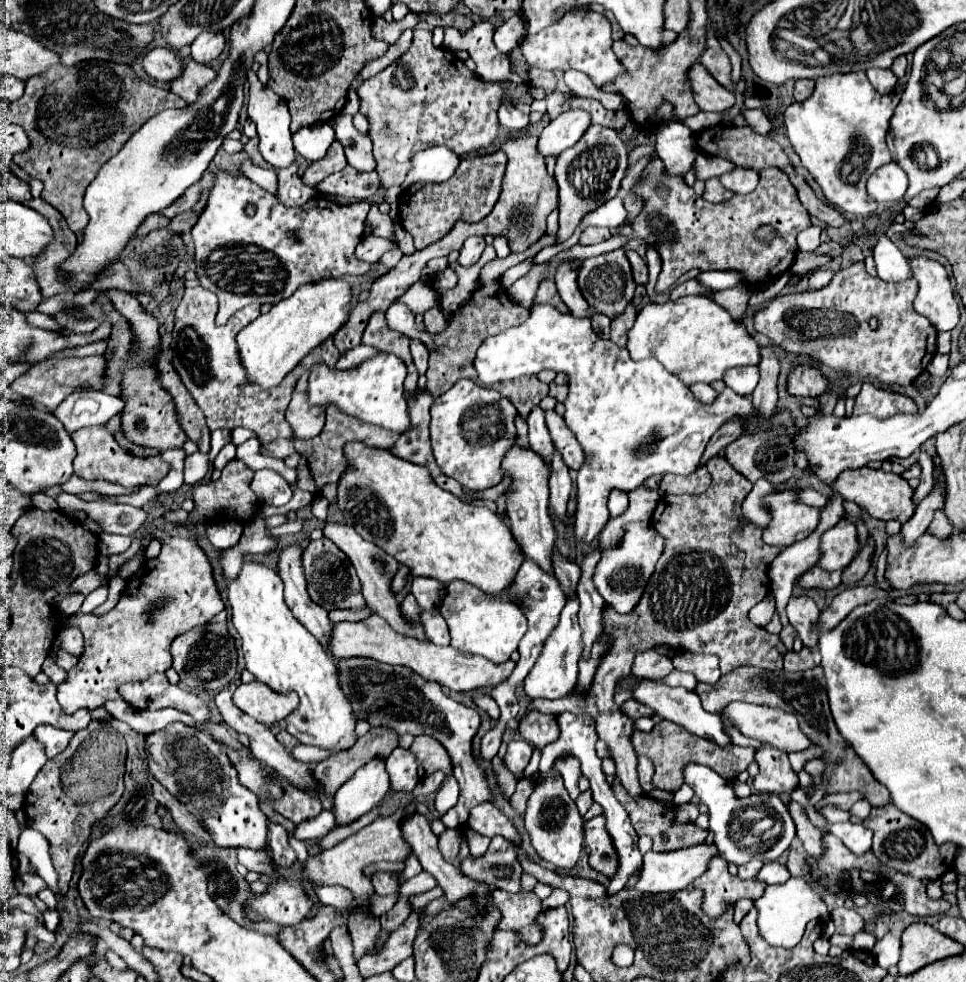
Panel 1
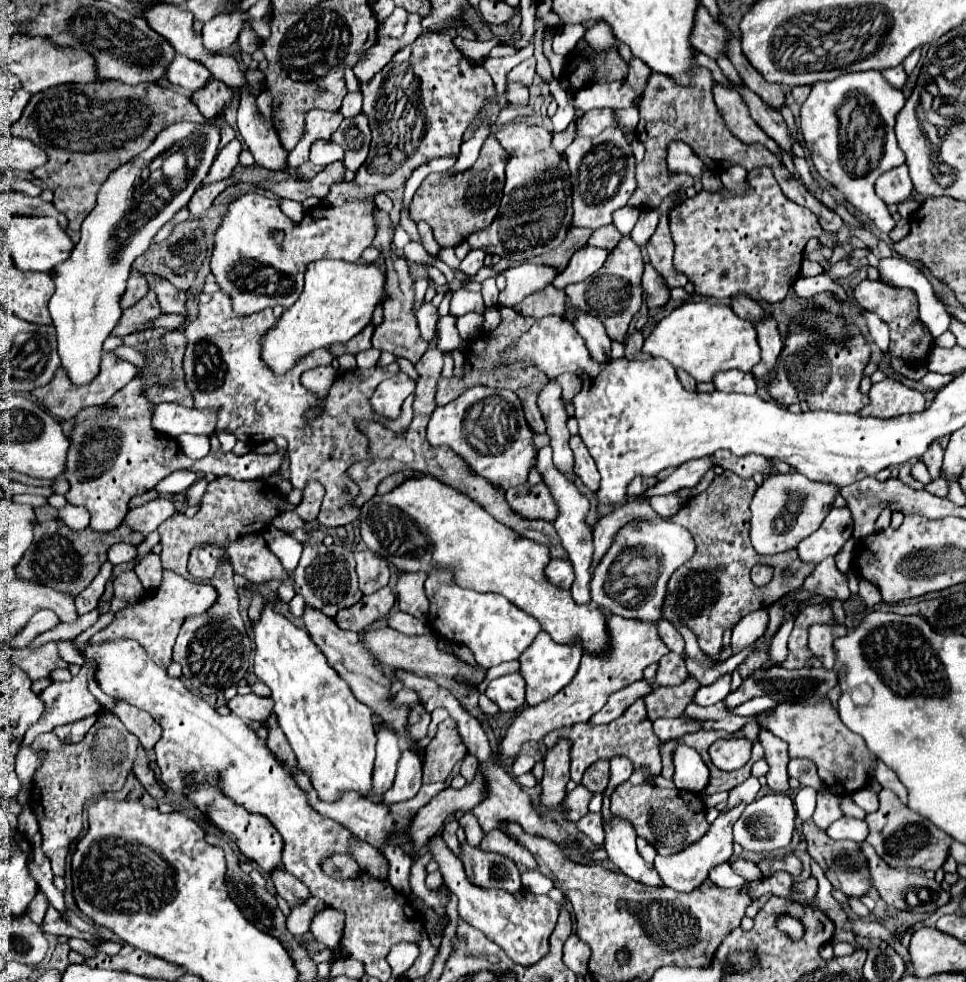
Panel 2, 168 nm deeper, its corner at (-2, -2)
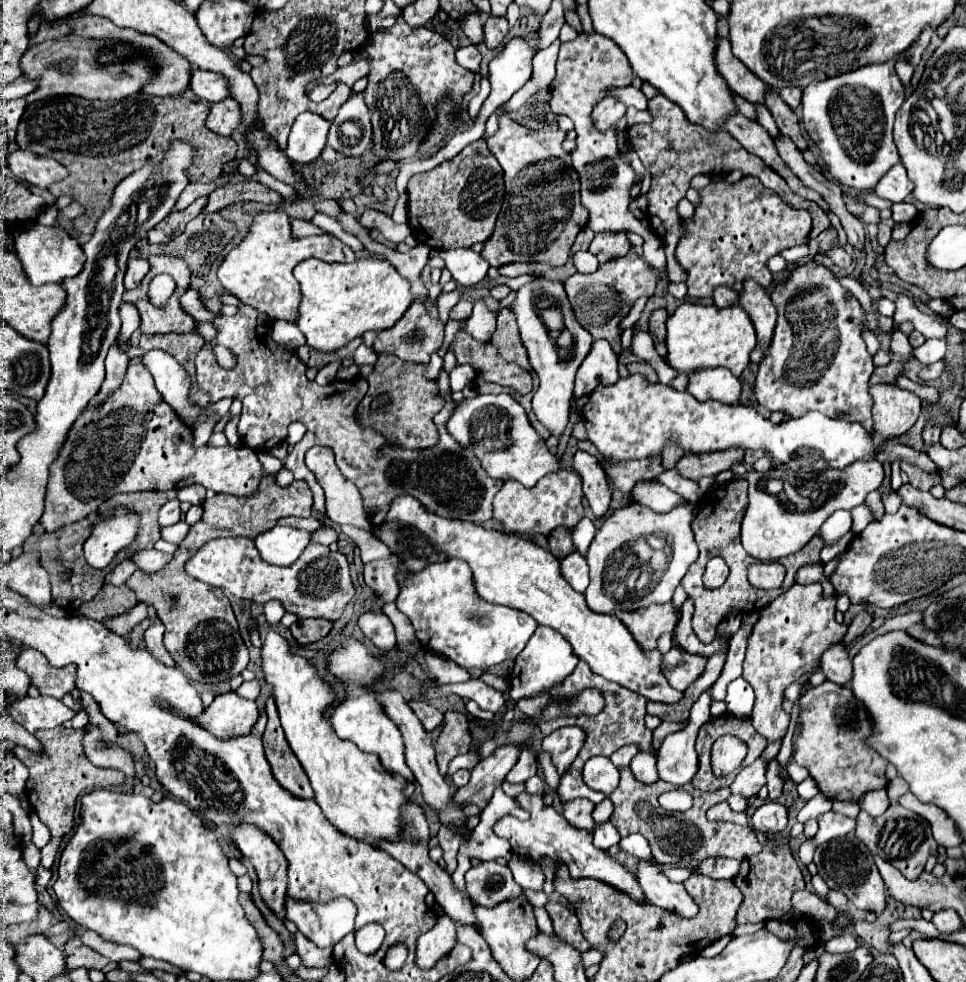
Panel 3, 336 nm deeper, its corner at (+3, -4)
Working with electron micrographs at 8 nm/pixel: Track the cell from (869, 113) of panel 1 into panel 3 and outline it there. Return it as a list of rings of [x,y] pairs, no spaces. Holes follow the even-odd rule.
[[[895,61],[866,65],[810,83],[802,95],[802,123],[822,155],[826,171],[840,185],[860,193],[870,193],[874,185],[900,163],[898,149],[892,141],[892,123],[904,103],[904,85],[894,71]]]

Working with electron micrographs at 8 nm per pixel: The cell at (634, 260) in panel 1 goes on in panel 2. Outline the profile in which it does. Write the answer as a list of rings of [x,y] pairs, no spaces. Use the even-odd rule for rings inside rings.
[[[649,263],[645,267],[645,275],[643,275],[643,291],[647,295],[649,309],[663,307],[669,301],[669,287],[667,287],[665,279]]]

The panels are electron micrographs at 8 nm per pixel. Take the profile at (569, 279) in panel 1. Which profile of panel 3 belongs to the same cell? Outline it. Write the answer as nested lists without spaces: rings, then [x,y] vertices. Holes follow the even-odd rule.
[[[594,339],[592,349],[588,351],[586,359],[582,361],[578,373],[576,373],[576,387],[574,387],[574,397],[572,397],[572,413],[570,413],[570,425],[566,429],[566,437],[559,441],[556,455],[561,457],[564,453],[572,425],[580,419],[580,413],[574,409],[574,401],[578,397],[588,395],[596,385],[610,385],[618,381],[618,355],[612,351],[610,343],[606,339]]]

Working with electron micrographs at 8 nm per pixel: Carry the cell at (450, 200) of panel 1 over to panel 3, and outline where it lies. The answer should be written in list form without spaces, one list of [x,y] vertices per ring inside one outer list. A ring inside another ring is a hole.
[[[480,139],[466,145],[454,159],[408,181],[408,223],[412,235],[436,251],[470,247],[490,237],[502,199],[502,167],[486,147],[486,141]]]

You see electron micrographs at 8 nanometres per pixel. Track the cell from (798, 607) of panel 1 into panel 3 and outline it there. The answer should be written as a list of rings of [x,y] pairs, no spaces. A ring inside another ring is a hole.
[[[844,643],[830,645],[822,655],[822,673],[826,679],[842,685],[852,677],[852,661],[848,659],[848,649]]]

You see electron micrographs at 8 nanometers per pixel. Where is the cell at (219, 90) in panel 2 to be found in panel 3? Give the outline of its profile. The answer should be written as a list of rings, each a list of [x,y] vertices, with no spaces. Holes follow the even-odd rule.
[[[224,99],[218,103],[210,103],[210,113],[206,119],[206,127],[220,133],[220,135],[232,135],[234,129],[238,129],[240,113],[238,103],[234,99]]]

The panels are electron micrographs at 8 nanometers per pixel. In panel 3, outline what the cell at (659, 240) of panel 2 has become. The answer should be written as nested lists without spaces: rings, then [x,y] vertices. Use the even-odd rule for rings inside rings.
[[[658,93],[656,97],[652,97],[648,101],[648,113],[652,115],[652,123],[640,123],[640,125],[632,125],[628,129],[628,137],[630,143],[634,145],[642,165],[648,169],[652,181],[650,181],[650,189],[648,189],[648,219],[652,229],[656,231],[656,235],[660,237],[664,249],[666,249],[666,271],[668,271],[668,279],[672,283],[680,283],[686,281],[686,271],[678,265],[676,257],[674,257],[674,249],[680,237],[680,229],[678,229],[678,221],[680,215],[676,211],[678,201],[686,195],[686,191],[690,188],[690,179],[698,173],[708,173],[708,175],[724,175],[728,171],[740,169],[744,175],[754,175],[758,177],[766,187],[770,187],[774,193],[780,195],[782,201],[786,201],[790,207],[800,207],[806,209],[812,215],[812,233],[810,237],[820,235],[824,229],[830,227],[830,221],[826,217],[826,213],[808,199],[798,197],[796,193],[790,191],[790,187],[786,185],[786,181],[774,173],[774,169],[770,169],[768,165],[762,163],[760,157],[748,153],[744,147],[740,147],[736,143],[736,139],[724,131],[722,127],[718,131],[708,131],[702,125],[694,125],[690,121],[686,121],[686,115],[682,113],[682,109],[670,101],[668,97],[664,97],[662,93]],[[718,149],[718,151],[716,151]]]

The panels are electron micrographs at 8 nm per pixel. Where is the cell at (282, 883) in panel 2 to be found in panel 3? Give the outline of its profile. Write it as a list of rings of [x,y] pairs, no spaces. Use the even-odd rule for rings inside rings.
[[[286,895],[284,911],[286,919],[294,921],[296,927],[322,949],[332,949],[346,933],[354,931],[356,909],[346,897],[336,897],[328,903],[308,903]]]

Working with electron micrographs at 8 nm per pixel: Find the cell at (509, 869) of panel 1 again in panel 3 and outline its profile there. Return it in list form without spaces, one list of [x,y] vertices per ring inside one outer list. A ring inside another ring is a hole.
[[[482,861],[480,865],[468,869],[466,891],[474,903],[490,907],[498,901],[518,897],[522,887],[512,879],[512,873],[506,865],[496,861]]]

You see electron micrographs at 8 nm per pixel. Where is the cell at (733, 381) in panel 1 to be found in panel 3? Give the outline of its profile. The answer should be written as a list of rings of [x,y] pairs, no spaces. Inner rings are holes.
[[[726,367],[698,369],[690,375],[688,393],[698,401],[716,399],[722,403],[738,403],[742,395],[742,381],[734,377]]]

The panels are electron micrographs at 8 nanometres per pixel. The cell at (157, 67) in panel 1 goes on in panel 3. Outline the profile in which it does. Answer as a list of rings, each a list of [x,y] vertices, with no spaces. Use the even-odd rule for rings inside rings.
[[[192,69],[190,91],[194,91],[200,99],[206,99],[210,103],[222,101],[222,97],[230,97],[230,93],[226,91],[226,79],[218,73],[202,69]]]

